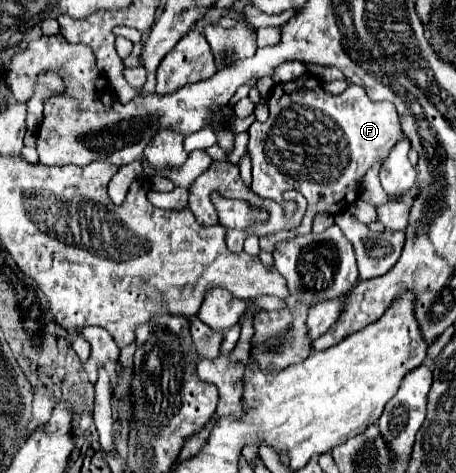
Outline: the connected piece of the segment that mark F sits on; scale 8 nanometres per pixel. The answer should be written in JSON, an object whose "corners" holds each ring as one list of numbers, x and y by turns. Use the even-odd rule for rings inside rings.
{"corners":[[306,74,300,76,298,80,276,84,272,88,268,106,270,106,268,120,266,122,256,120,248,130,250,134,248,150,252,154,252,190,256,190,258,196,272,198,276,202,282,198,284,190,298,190,308,200,308,212,296,230,284,230,260,238,260,250,272,254,276,242,284,242,284,238,296,238,300,234,308,234,316,214,326,212,334,216,338,212,348,210,348,206,354,204,358,198,358,190,364,182,366,172,376,162,384,162,384,158,388,158,388,150,392,150,392,146,396,146,396,142,404,138,404,132,400,126,400,116,396,114,396,106,392,106,392,102,374,102,368,98,366,90,356,84,350,84,348,90,344,90,340,96,332,96,324,92,322,82,316,76,306,76]]}

